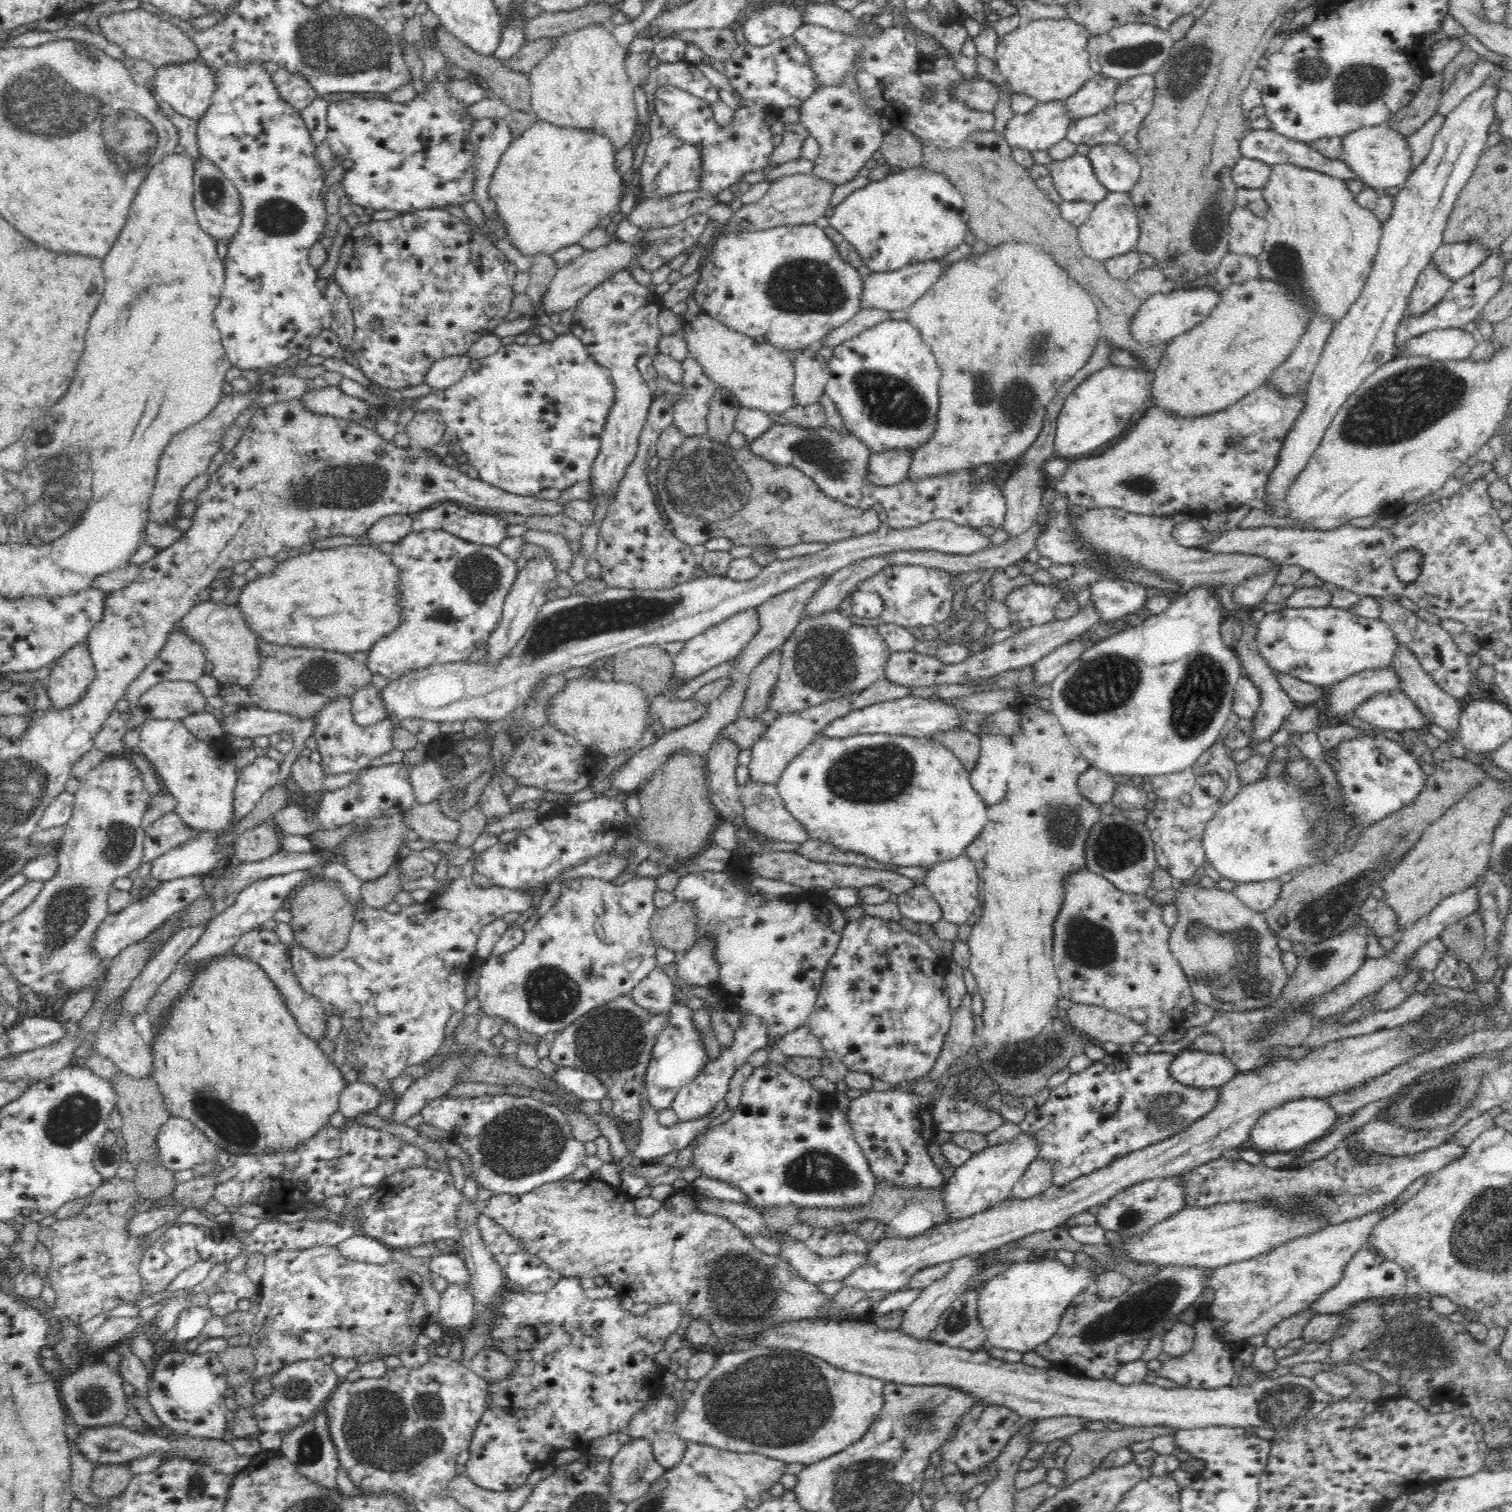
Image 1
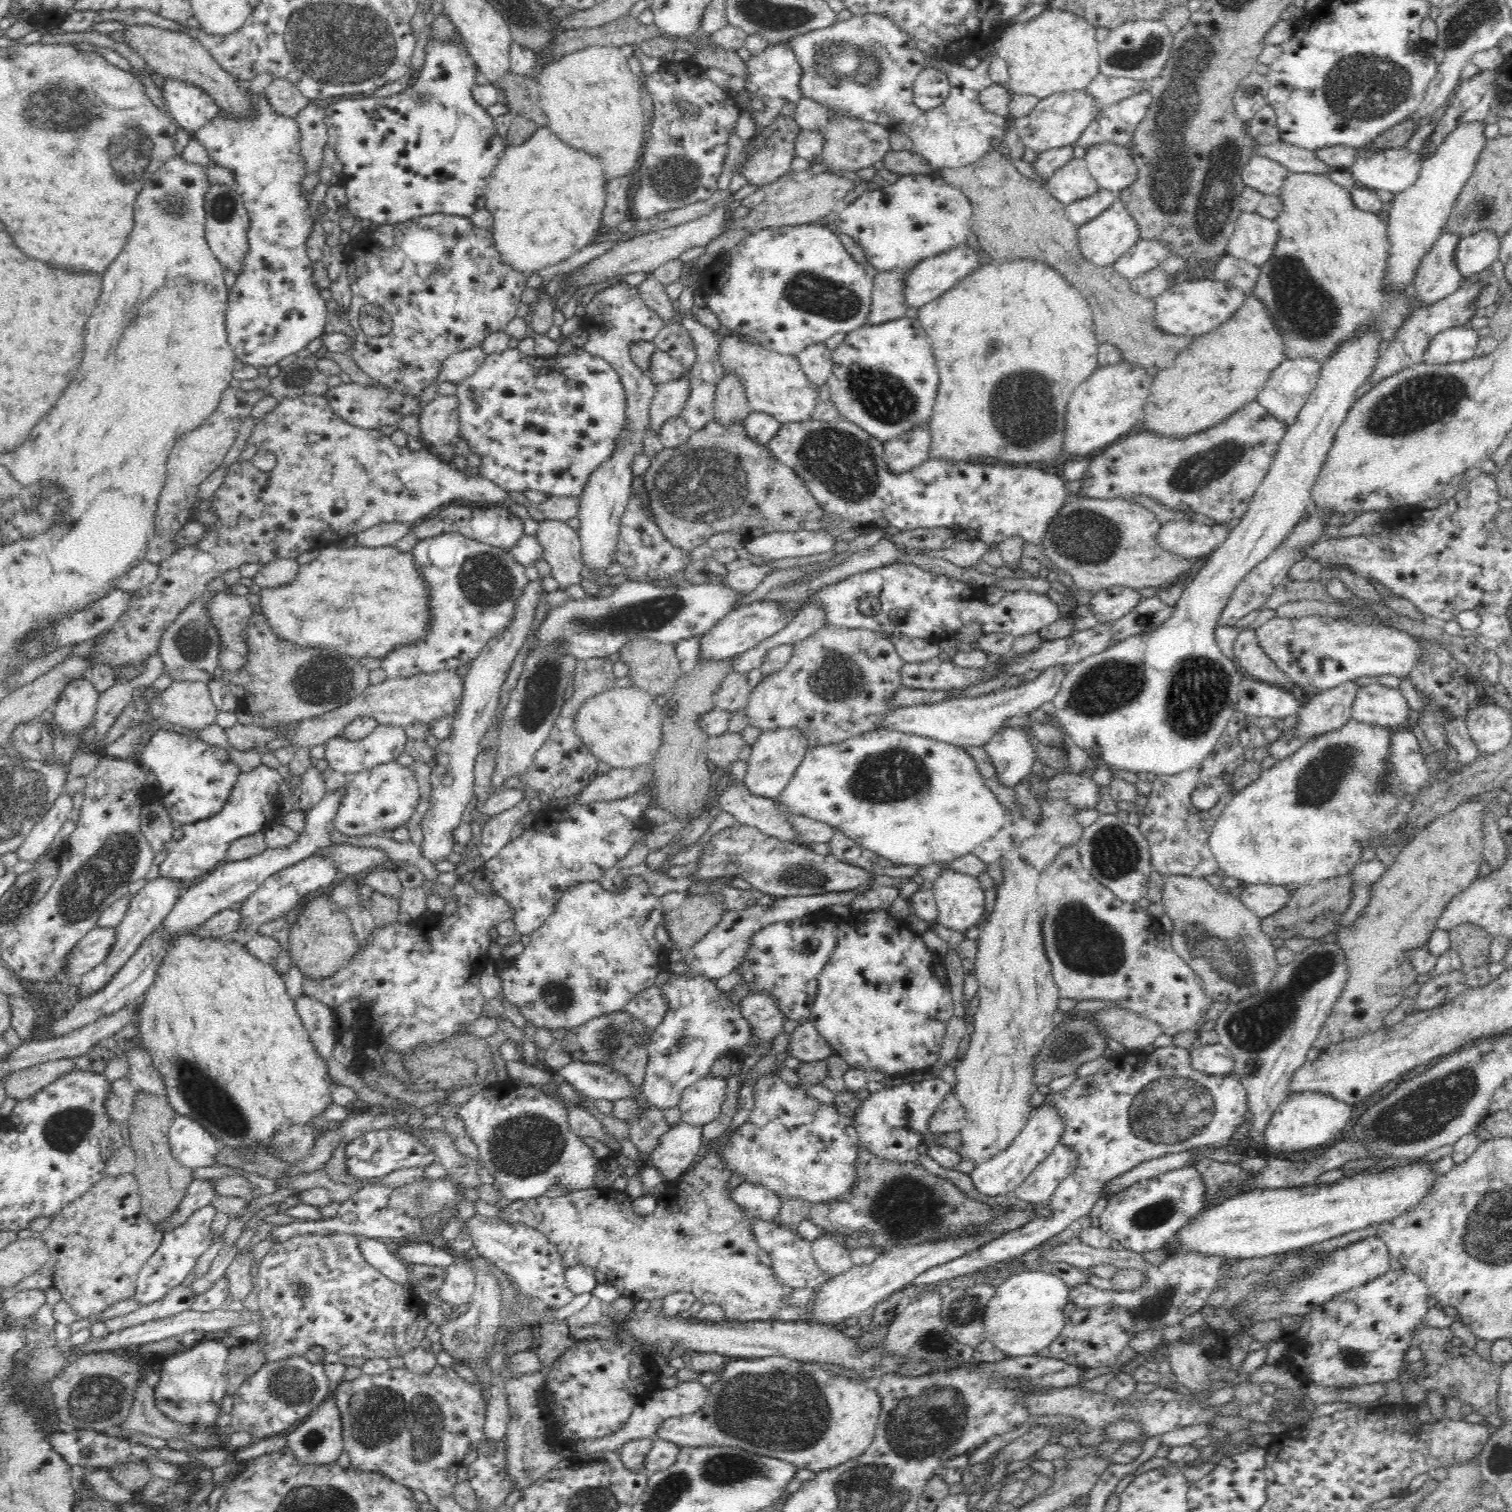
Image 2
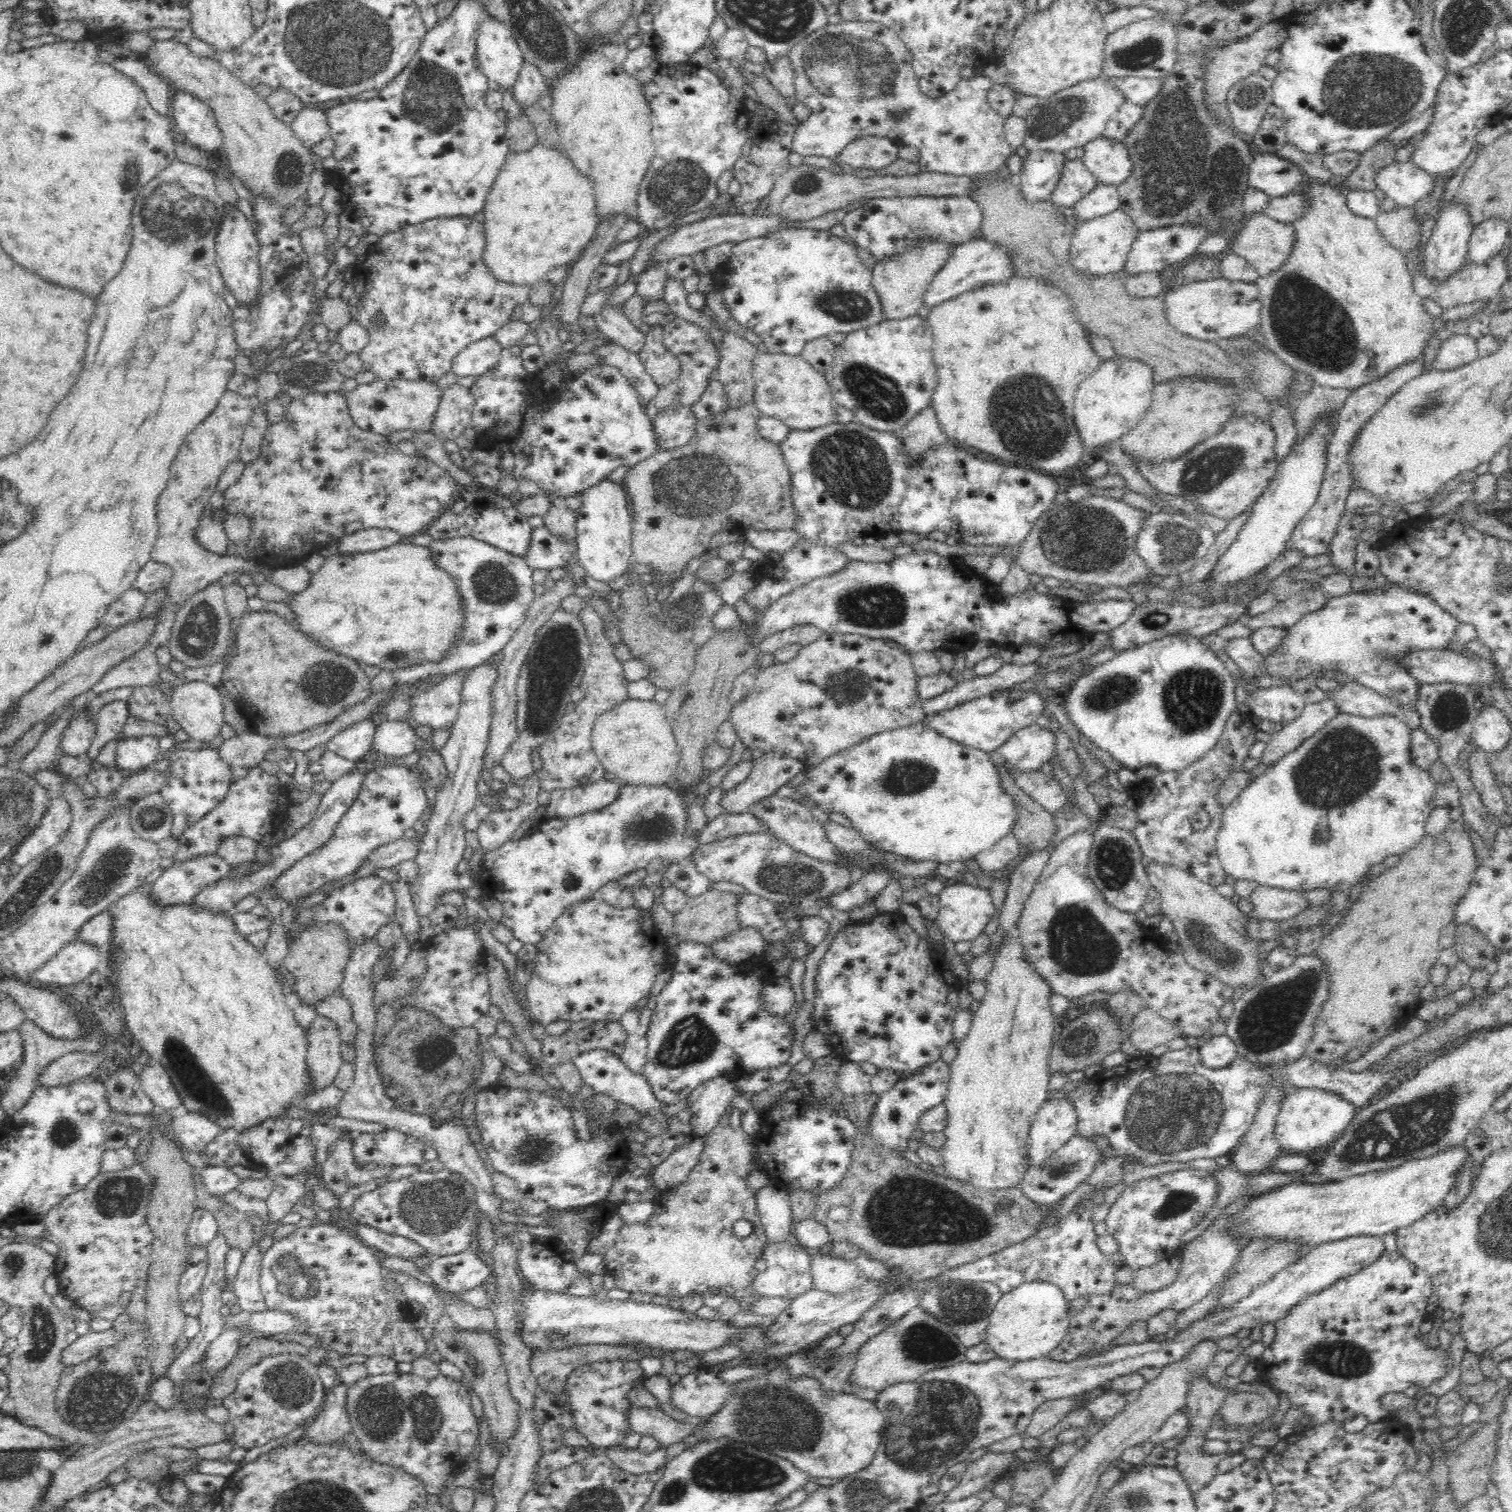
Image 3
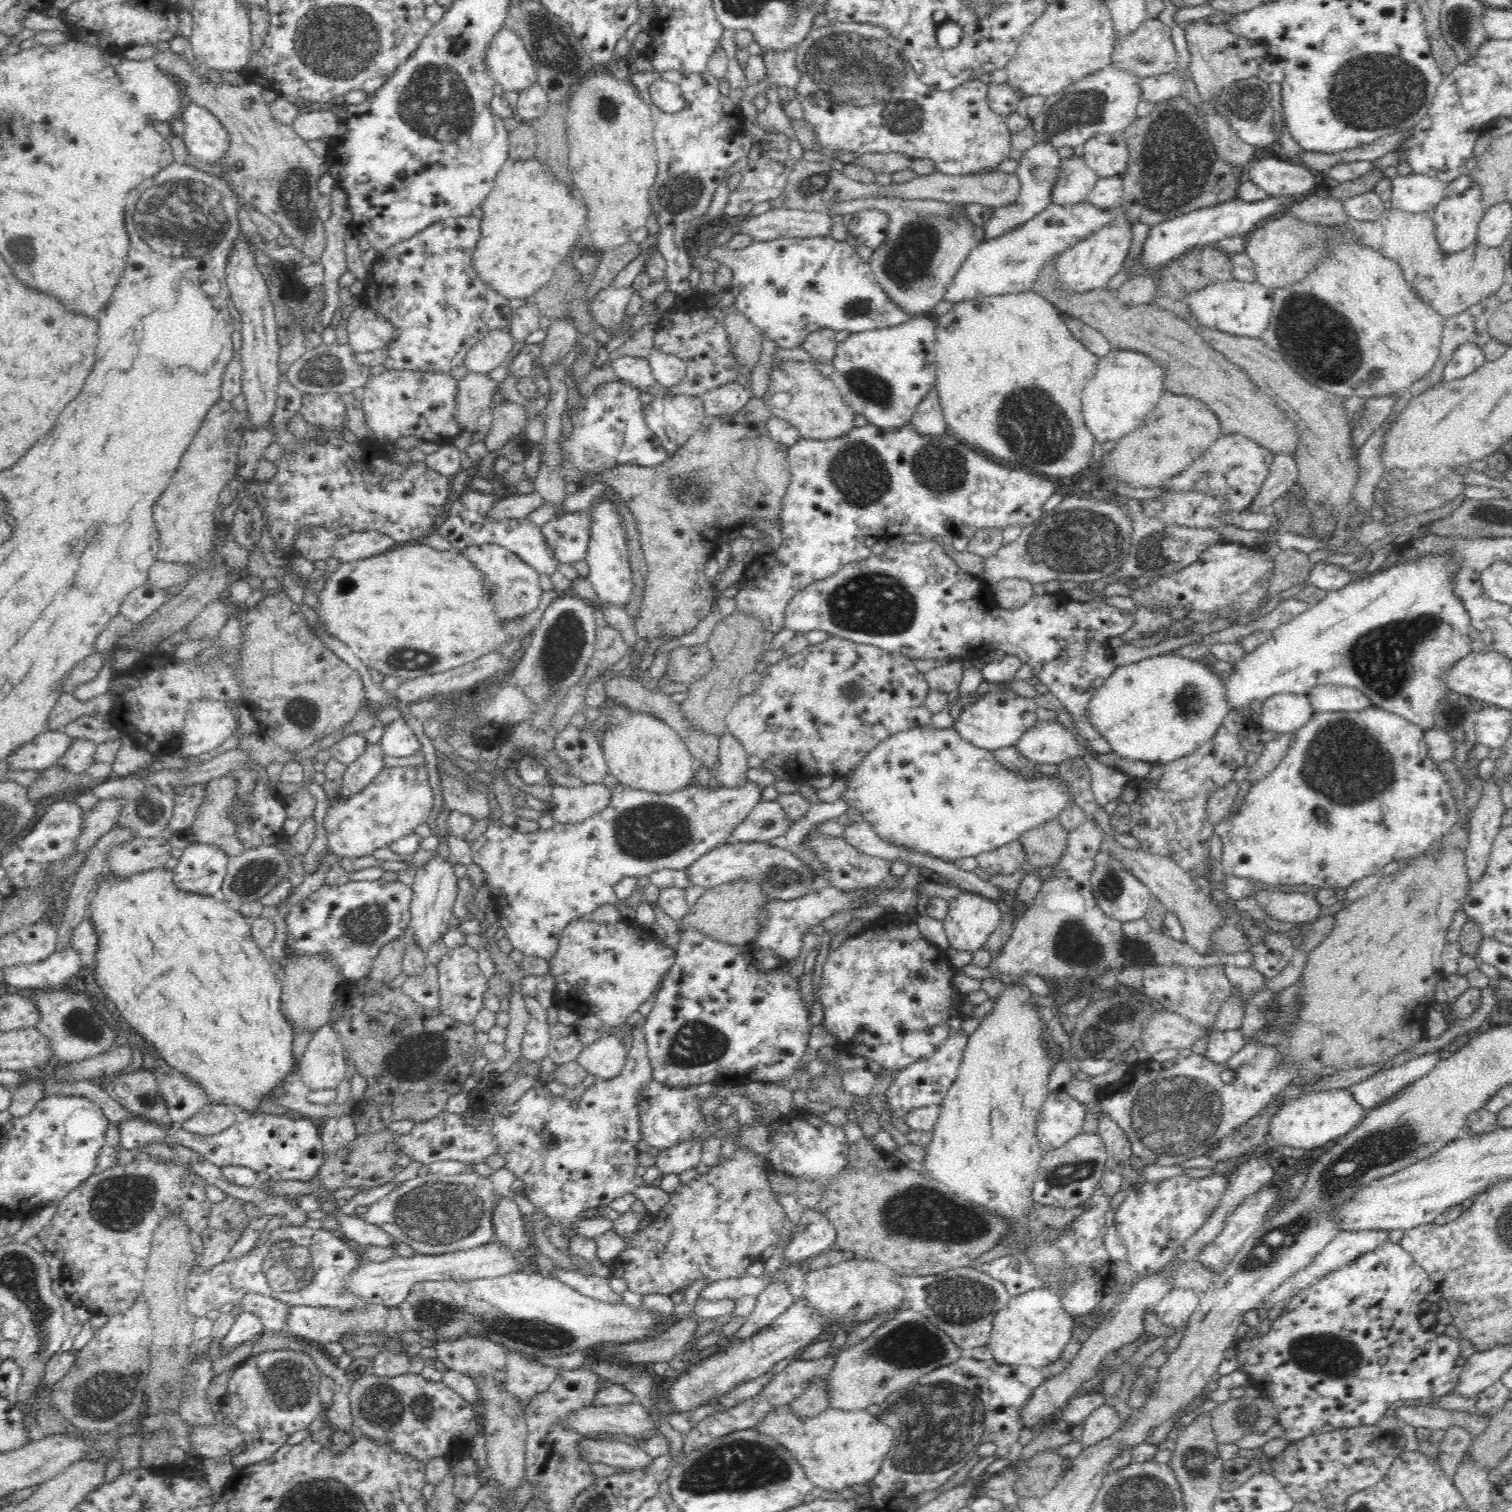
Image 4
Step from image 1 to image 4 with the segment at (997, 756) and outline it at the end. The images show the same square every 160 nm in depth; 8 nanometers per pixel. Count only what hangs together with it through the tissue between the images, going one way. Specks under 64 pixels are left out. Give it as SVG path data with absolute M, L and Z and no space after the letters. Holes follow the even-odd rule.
M1037 721L1034 726L1031 726L1022 734L1020 740L1015 744L1016 749L1018 749L1018 753L1022 756L1028 758L1032 763L1040 763L1040 764L1060 764L1060 762L1064 762L1064 760L1068 760L1068 758L1078 758L1083 757L1087 753L1095 755L1093 750L1086 747L1085 744L1080 744L1078 740L1074 737L1074 734L1063 726L1059 721Z

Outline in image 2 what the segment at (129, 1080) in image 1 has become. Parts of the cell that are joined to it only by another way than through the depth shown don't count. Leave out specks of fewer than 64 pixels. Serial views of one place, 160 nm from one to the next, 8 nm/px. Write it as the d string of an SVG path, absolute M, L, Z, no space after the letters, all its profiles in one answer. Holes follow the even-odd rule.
M139 1091L126 1131L127 1144L136 1153L136 1167L133 1172L140 1189L141 1207L148 1221L156 1227L178 1210L195 1172L195 1169L180 1165L170 1150L169 1128L176 1115L166 1095Z

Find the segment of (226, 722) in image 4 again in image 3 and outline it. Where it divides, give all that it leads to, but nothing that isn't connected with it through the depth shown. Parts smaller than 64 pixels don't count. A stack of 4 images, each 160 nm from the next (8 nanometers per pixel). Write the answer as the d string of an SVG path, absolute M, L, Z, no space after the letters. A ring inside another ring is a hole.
M187 681L174 688L172 714L175 722L196 742L214 740L224 726L224 703L219 690L204 681Z

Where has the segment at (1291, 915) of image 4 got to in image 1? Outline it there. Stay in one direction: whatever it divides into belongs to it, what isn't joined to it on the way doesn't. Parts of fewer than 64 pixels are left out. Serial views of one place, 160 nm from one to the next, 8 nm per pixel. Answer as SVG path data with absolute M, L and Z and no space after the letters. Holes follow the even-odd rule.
M1277 879L1240 883L1232 892L1245 906L1263 913L1277 904L1282 886L1282 882Z

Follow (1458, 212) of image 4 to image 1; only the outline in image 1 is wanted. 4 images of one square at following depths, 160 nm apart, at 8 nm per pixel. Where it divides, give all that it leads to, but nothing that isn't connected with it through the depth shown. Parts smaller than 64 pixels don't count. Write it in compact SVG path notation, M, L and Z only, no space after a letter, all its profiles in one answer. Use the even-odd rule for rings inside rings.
M1430 261L1417 278L1406 310L1410 315L1423 315L1444 298L1452 284L1452 280L1440 272L1440 269L1434 265L1434 261Z

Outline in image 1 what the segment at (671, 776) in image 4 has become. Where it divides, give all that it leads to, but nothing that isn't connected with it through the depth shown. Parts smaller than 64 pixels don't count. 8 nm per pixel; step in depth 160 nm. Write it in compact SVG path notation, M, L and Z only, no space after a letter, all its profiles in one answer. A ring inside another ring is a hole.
M577 678L567 680L567 685L546 705L547 722L556 729L581 742L585 747L601 752L601 756L616 756L620 752L632 750L638 746L644 736L648 722L647 696L640 687L632 683L588 680Z

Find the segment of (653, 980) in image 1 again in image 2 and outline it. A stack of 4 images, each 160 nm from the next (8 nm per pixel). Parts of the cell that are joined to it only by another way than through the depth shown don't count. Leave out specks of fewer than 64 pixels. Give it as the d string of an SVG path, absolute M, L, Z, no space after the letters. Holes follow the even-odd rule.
M651 987L630 1000L624 1010L645 1026L641 1038L649 1038L648 1030L654 1030L663 1021L668 1003L662 988Z

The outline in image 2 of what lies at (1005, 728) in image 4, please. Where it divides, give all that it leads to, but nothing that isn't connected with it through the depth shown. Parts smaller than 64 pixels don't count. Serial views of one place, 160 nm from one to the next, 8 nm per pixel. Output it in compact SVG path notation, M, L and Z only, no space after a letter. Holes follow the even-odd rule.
M1056 664L1042 670L1035 679L1016 687L1001 688L977 697L960 697L934 702L934 704L900 706L880 722L880 727L940 740L959 747L983 747L996 732L1001 730L1008 718L1026 717L1034 710L1038 710L1042 704L1053 702L1067 671L1066 664Z

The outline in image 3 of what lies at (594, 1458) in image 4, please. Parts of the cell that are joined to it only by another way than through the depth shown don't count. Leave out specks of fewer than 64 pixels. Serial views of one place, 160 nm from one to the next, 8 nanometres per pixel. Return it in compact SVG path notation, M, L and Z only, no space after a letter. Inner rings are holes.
M622 1445L607 1447L608 1458L616 1467L630 1473L654 1473L664 1466L666 1458L665 1447L644 1453L638 1450L626 1449Z

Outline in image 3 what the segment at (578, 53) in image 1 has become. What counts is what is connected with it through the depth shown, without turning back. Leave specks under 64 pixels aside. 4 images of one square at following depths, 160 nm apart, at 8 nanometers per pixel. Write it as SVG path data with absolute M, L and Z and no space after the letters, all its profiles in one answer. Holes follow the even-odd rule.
M593 49L586 50L580 62L558 76L548 88L552 97L552 116L556 121L563 153L582 175L596 182L593 189L595 214L599 222L604 222L610 216L624 214L628 210L634 210L628 215L636 219L636 198L655 154L651 135L651 106L643 94L641 83L633 75L626 74L622 64L609 61L600 50Z

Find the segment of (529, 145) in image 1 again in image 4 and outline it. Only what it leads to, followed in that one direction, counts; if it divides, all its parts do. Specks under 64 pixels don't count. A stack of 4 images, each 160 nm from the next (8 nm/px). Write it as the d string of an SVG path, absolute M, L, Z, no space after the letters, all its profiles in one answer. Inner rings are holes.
M537 157L528 160L508 158L480 207L483 210L481 237L473 254L473 269L486 286L510 300L532 299L534 293L552 280L554 271L578 240L587 240L589 236L586 226L588 210L580 194L574 186L558 184Z

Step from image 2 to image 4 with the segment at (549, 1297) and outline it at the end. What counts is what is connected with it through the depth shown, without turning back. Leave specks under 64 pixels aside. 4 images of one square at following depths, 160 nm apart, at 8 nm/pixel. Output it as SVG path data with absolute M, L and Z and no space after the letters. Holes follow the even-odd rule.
M555 1266L555 1271L550 1277L558 1279L560 1282L567 1284L570 1288L576 1290L580 1294L595 1298L602 1302L610 1304L623 1302L622 1295L614 1292L610 1287L610 1279L601 1276L584 1275L573 1270L562 1270Z

